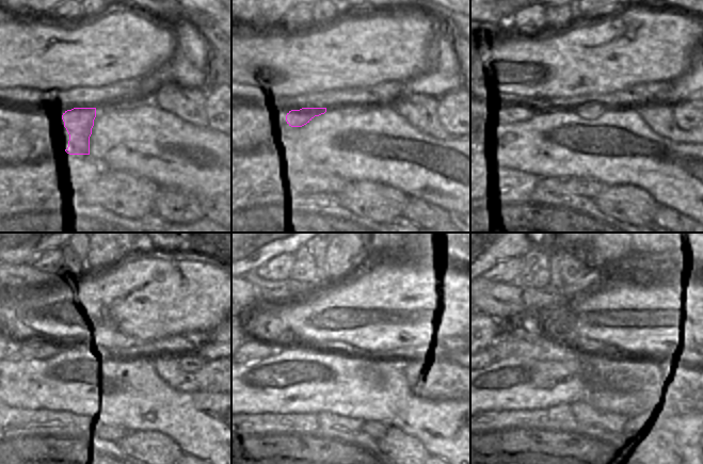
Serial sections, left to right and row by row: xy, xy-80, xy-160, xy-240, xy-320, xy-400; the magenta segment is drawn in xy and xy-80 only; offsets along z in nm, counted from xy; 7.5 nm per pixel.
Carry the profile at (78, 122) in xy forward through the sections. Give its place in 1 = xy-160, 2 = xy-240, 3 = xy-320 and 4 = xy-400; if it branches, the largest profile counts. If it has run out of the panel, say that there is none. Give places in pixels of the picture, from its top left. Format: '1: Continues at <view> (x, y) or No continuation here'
1: Continues at xy-160 (518, 112)
2: Continues at xy-240 (16, 350)
3: Continues at xy-320 (255, 350)
4: Continues at xy-400 (492, 350)

